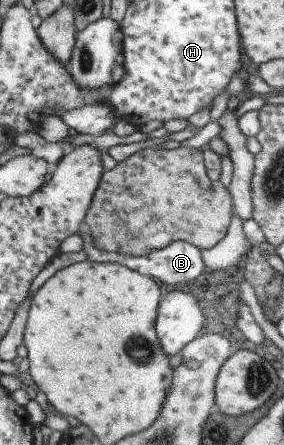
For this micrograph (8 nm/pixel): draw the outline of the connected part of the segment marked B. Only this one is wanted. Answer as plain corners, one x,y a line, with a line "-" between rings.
83,222
82,229
79,231
81,237
83,237
83,253
86,256
86,260
92,262
115,262
127,266
129,269
135,269
139,273
146,274
149,277
155,277
165,285
166,288
181,288
185,285
193,285
203,273
205,269
208,269
206,260
203,257
202,249
193,245
188,241
173,241
173,243
167,245
161,250
155,250
155,253
150,253
145,256
135,256
131,254
123,253
107,253
103,249
99,249
93,241
93,237
90,234
89,227

